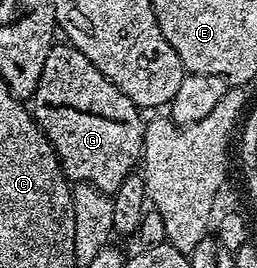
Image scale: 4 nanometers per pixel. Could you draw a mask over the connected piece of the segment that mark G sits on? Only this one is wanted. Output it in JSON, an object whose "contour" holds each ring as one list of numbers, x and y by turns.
{"contour":[[56,44,51,47,49,57,45,59,45,68,41,72,41,80,37,80,35,93,29,99,29,109,35,122,41,128,41,132,54,148,59,167,63,169,63,175,72,183,87,182,88,185,97,187,105,194,114,195,115,189,125,180,125,176,129,176,140,165,143,156,143,131,145,129,145,118,139,115,142,114,140,107,135,106,133,100,129,100,129,96,125,96,125,92,121,92,121,88,114,86,104,74,97,72,97,68,89,60,89,56,85,56,77,47,70,44]]}

